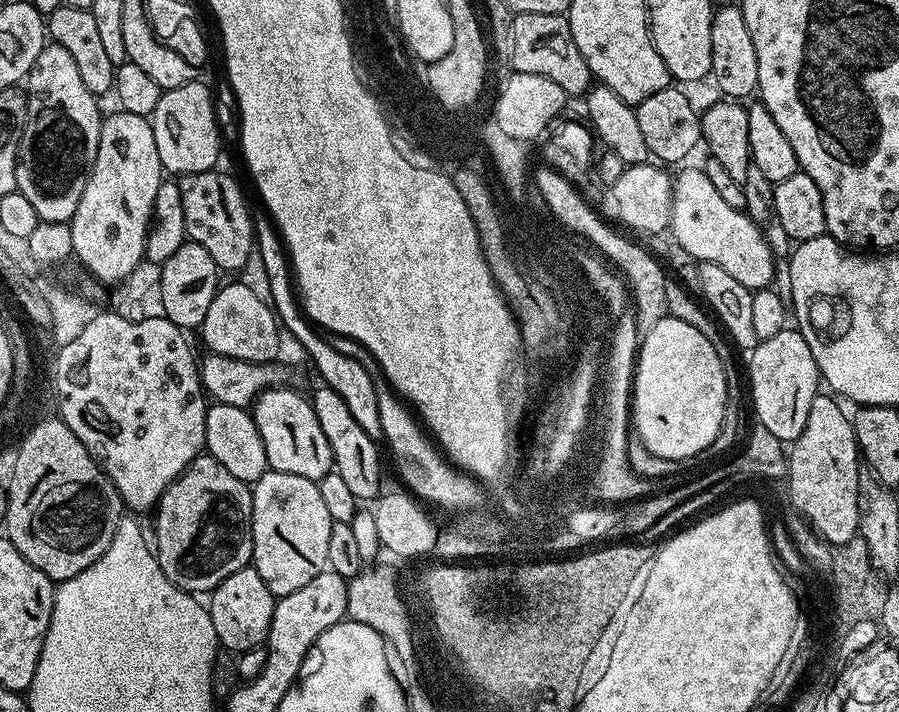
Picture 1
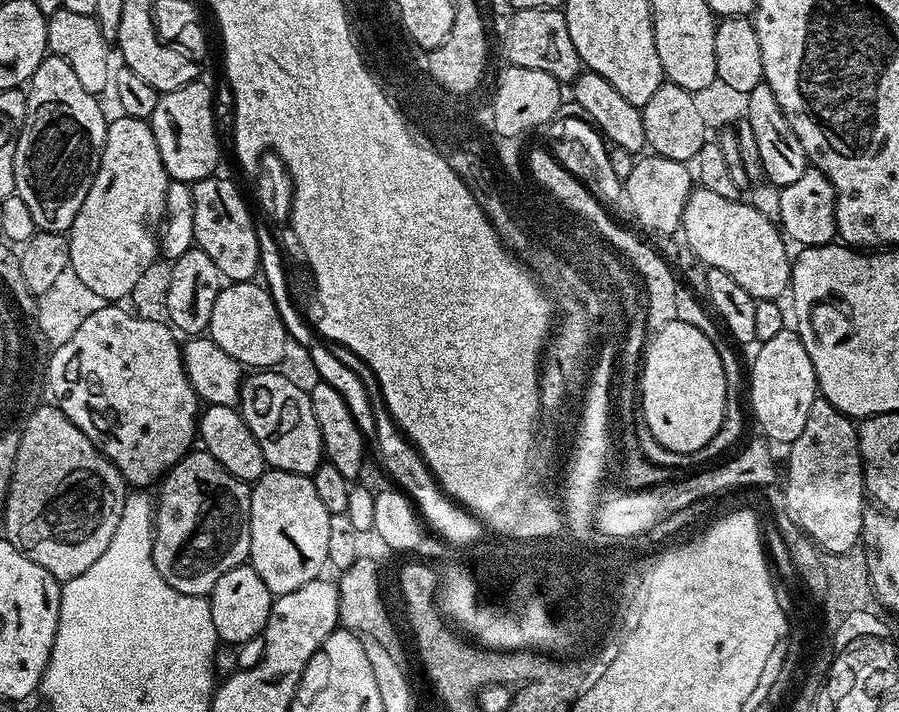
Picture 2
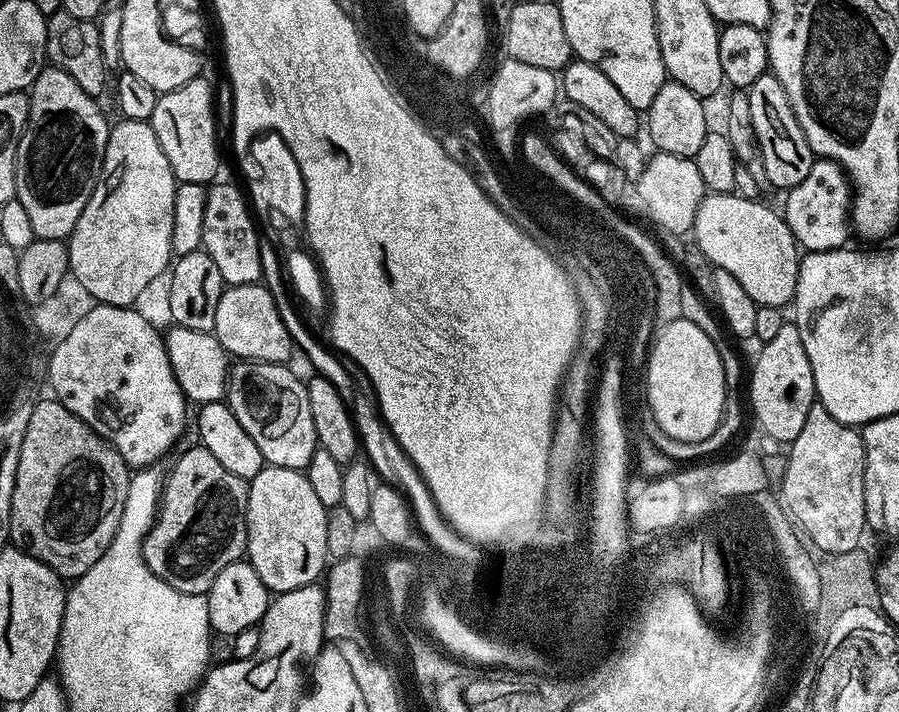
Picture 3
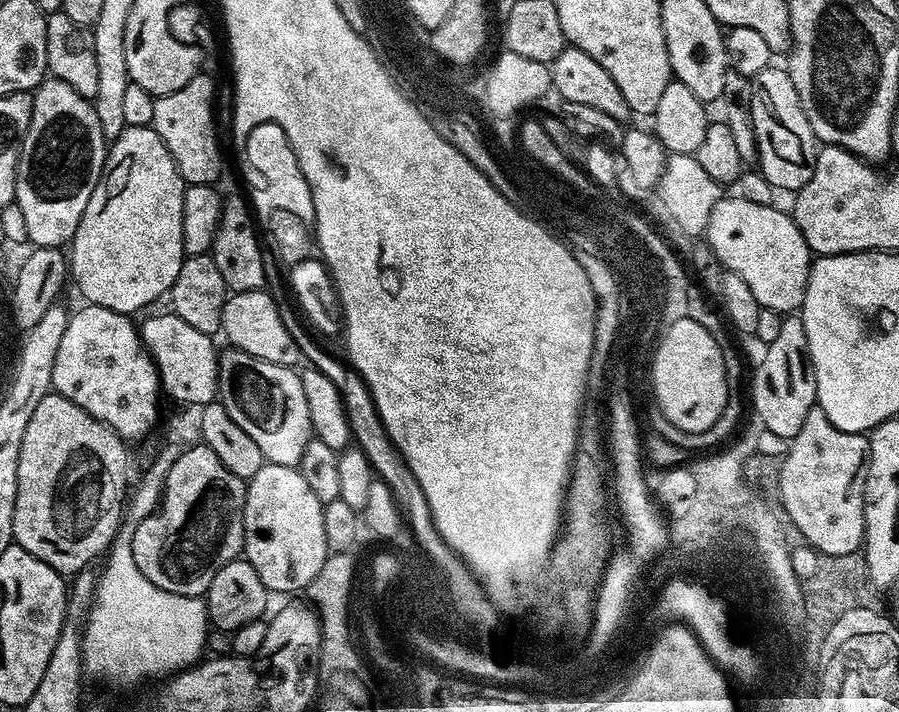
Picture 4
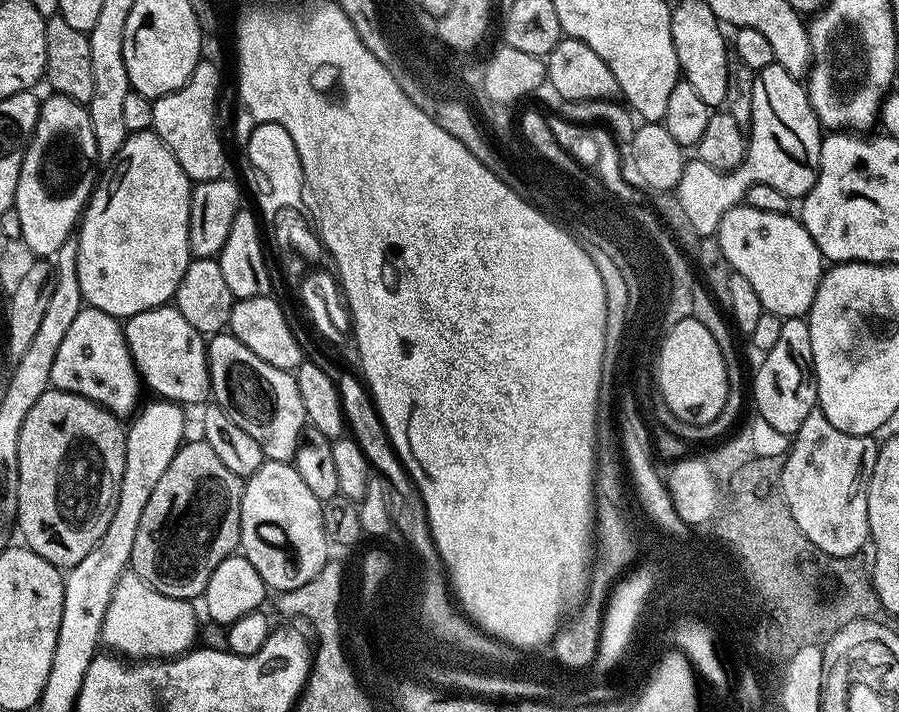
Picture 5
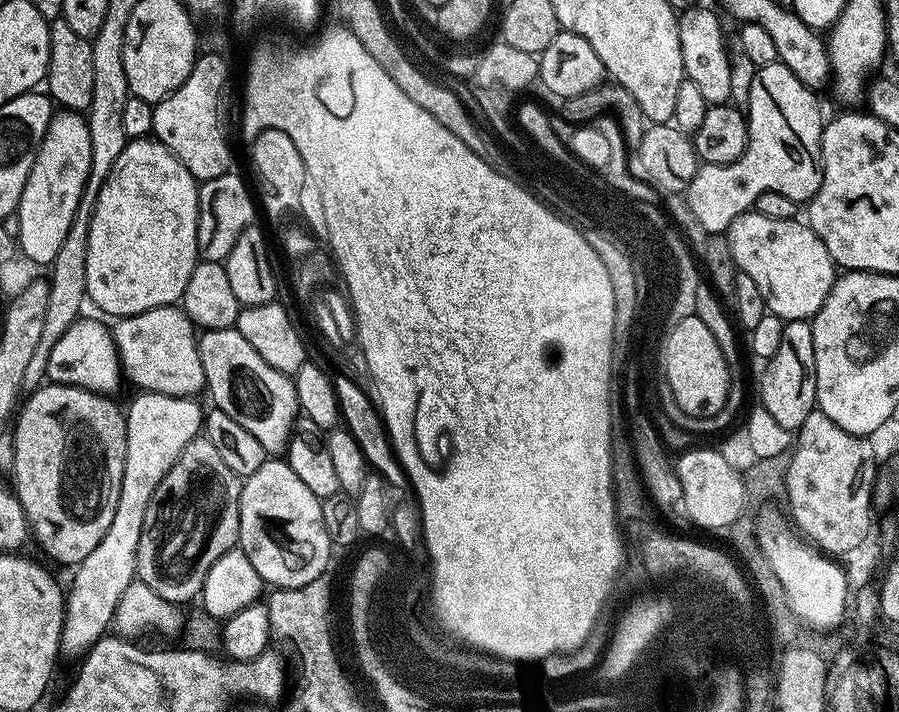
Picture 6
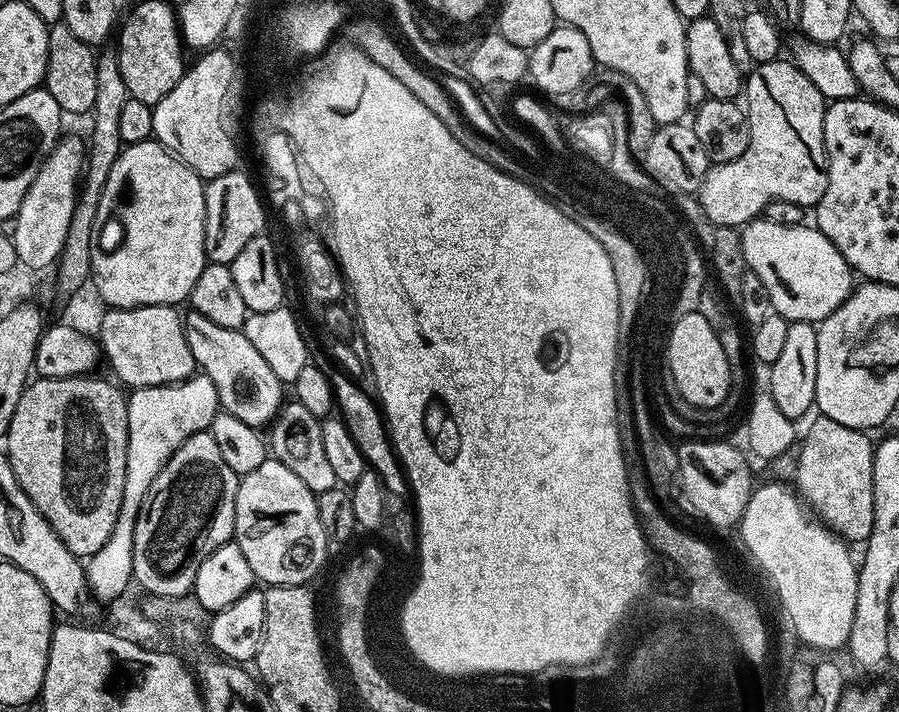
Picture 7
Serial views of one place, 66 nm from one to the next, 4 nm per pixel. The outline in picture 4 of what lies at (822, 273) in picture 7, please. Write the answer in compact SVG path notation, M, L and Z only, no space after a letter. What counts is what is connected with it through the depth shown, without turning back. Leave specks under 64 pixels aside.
M732 196L729 200L717 199L708 219L706 243L727 271L738 274L742 282L750 286L750 291L754 293L754 298L758 298L761 308L769 308L781 314L792 314L804 303L806 282L814 256L808 250L806 238L802 238L798 226L787 211L779 212L768 204L743 200L740 196Z

